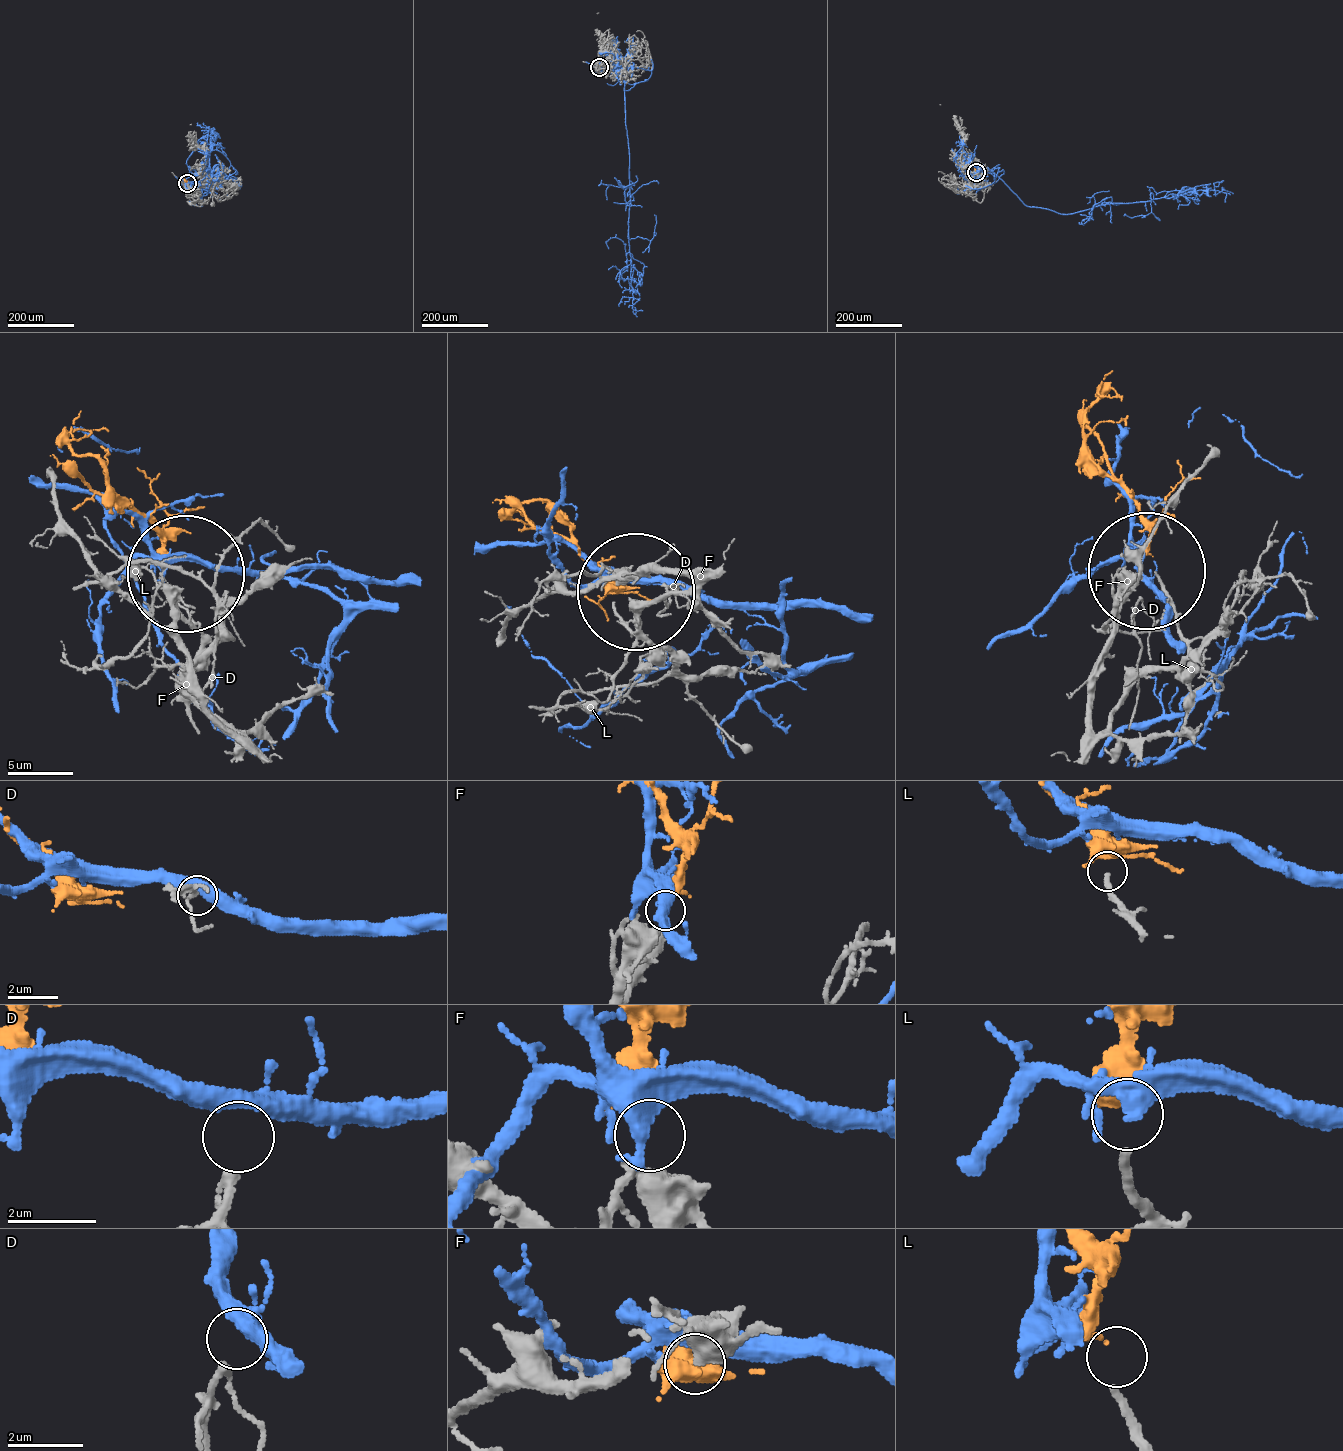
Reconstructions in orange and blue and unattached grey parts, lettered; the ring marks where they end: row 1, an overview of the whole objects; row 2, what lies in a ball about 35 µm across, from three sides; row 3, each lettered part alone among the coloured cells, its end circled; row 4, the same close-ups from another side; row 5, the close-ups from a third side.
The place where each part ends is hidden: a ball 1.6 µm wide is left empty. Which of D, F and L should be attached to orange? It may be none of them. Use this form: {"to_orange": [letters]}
{"to_orange": ["F"]}

